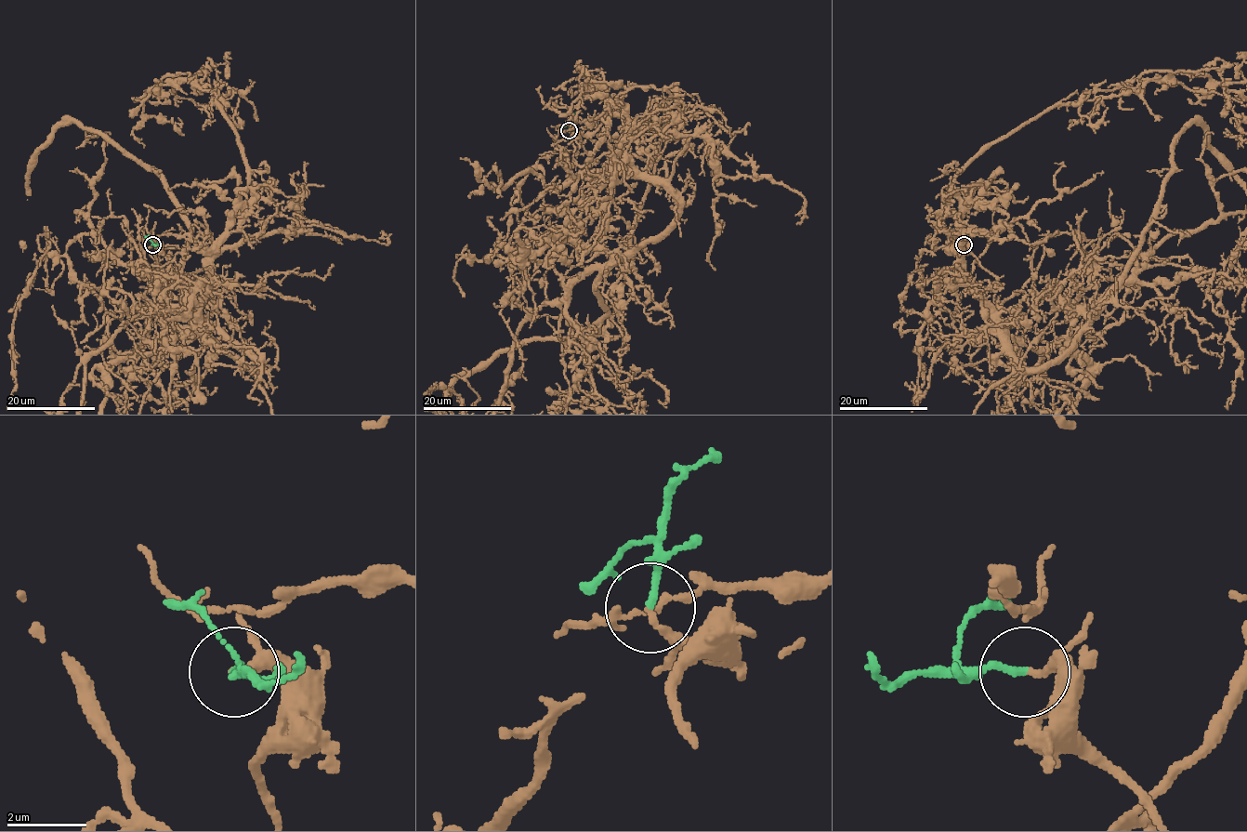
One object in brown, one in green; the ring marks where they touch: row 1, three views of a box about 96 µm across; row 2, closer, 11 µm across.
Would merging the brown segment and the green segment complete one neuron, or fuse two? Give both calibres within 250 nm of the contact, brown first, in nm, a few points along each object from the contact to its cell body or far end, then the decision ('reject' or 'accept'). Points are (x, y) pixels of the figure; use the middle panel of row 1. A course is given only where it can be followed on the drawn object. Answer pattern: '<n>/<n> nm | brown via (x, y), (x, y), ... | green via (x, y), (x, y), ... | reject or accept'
180/170 nm | brown via (569, 130), (575, 164), (585, 165), (612, 151), (615, 166), (549, 189), (544, 204), (562, 238), (521, 258) | accept

